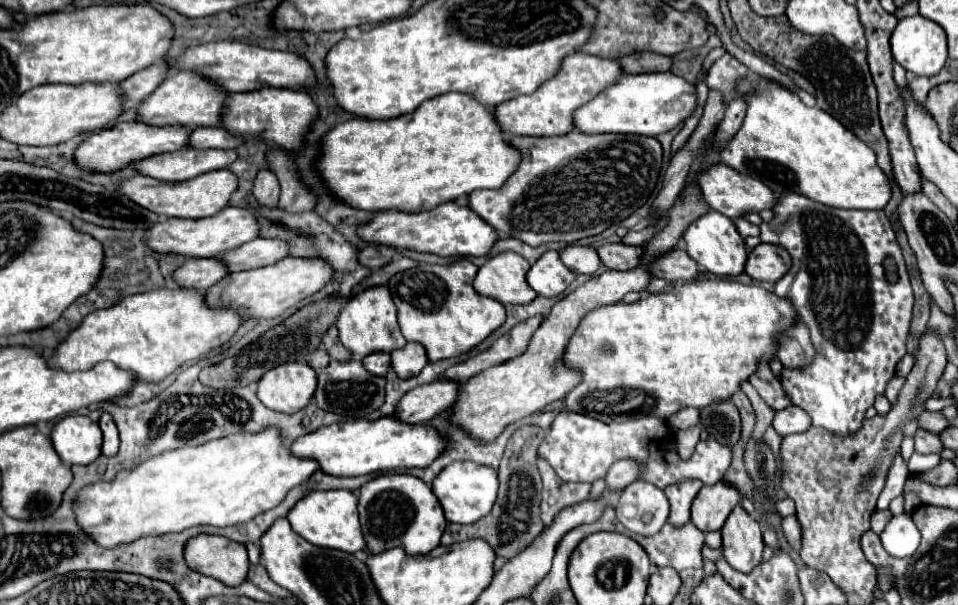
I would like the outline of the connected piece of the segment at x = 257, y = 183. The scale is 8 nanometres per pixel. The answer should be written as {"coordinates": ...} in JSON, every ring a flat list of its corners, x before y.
{"coordinates":[[262,168,258,172,258,176,254,180,254,196,264,206,276,206,278,204,280,186,278,186,278,178,276,178,276,174,272,170]]}

